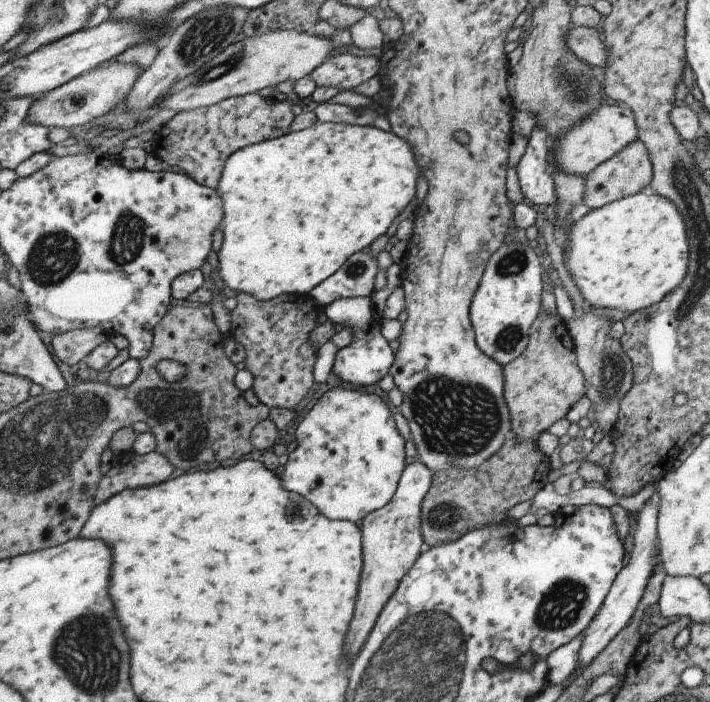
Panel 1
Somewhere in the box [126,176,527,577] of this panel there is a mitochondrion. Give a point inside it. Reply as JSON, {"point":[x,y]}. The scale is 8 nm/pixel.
{"point":[455,418]}

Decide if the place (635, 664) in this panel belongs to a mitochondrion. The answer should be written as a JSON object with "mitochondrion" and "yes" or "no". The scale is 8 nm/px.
{"mitochondrion":"no"}

